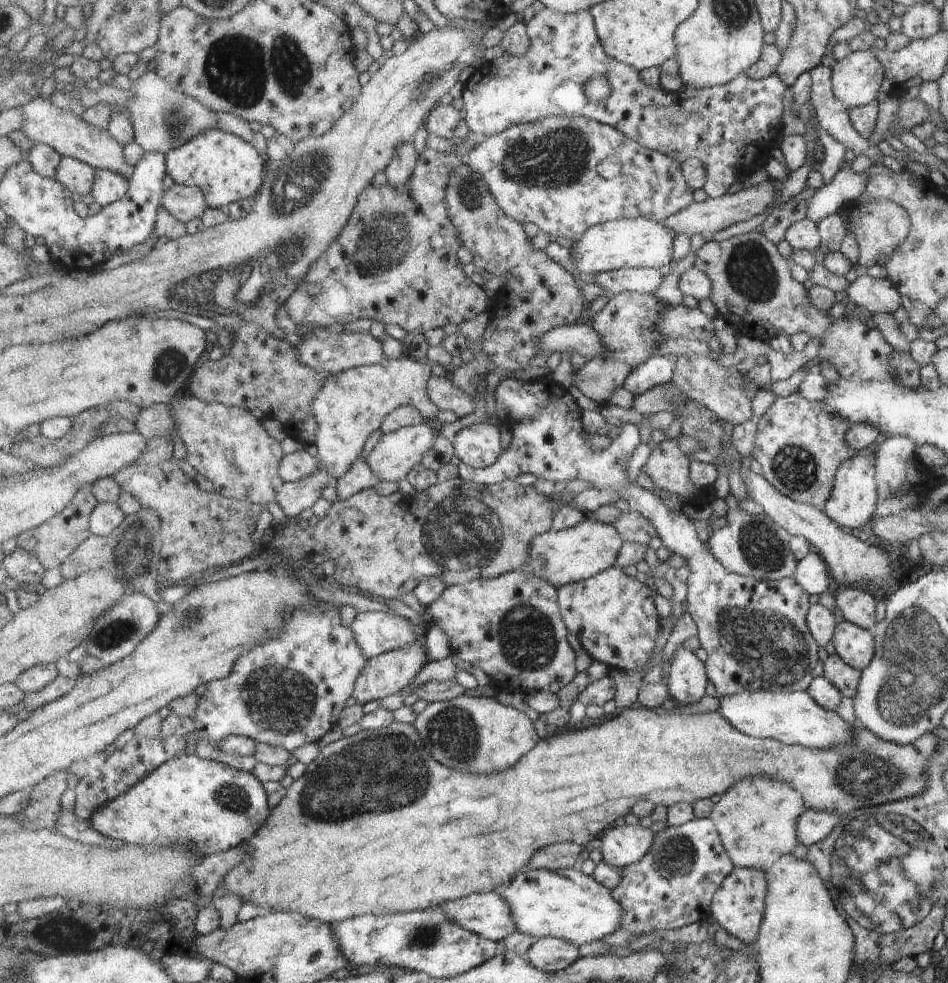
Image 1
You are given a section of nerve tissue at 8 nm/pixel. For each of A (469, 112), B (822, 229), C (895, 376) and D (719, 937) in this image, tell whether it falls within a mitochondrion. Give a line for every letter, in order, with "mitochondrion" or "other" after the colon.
A: other
B: other
C: other
D: other

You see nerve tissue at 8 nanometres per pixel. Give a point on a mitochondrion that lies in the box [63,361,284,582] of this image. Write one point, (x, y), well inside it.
(145, 539)

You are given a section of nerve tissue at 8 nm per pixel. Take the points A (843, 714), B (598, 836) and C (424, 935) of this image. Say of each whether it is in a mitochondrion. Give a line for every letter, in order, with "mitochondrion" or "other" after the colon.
A: other
B: other
C: mitochondrion

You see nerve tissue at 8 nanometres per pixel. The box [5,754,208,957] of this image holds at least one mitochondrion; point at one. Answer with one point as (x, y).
(60, 932)

